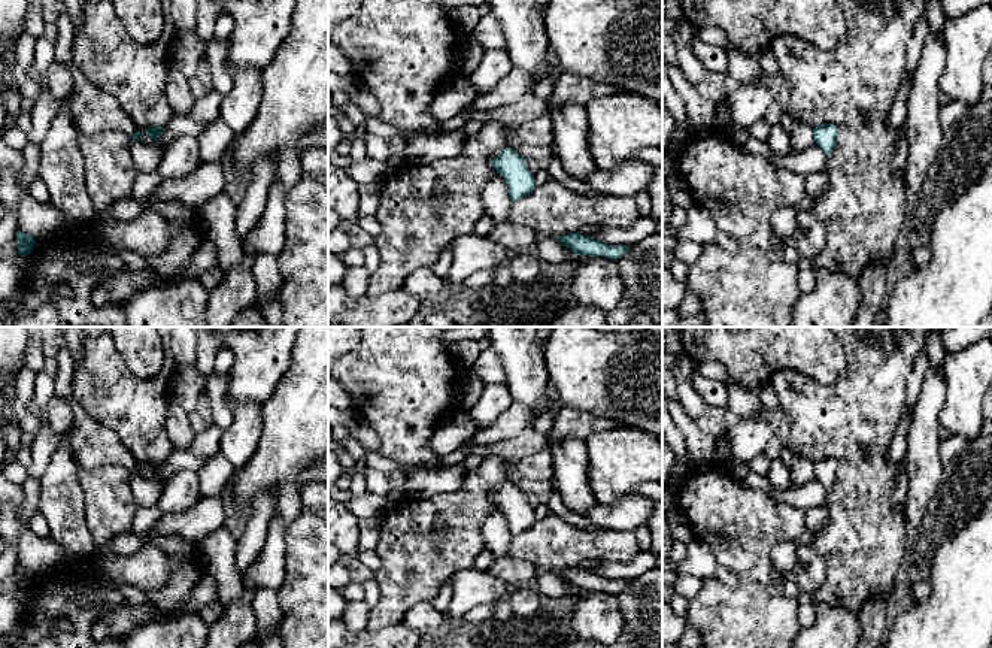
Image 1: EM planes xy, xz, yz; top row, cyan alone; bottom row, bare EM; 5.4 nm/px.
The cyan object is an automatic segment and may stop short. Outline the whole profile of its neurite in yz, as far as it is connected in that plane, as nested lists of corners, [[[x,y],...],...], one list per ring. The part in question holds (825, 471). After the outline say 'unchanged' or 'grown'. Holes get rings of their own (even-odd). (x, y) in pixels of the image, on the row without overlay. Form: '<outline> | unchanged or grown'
[[[823,458],[813,463],[814,478],[819,479],[828,490],[837,481],[838,463],[834,458]]] | unchanged

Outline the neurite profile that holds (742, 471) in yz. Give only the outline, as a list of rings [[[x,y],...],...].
[[[737,463],[731,475],[750,488],[759,488],[767,493],[777,490],[777,487],[774,487],[767,476],[755,473],[746,463]]]

